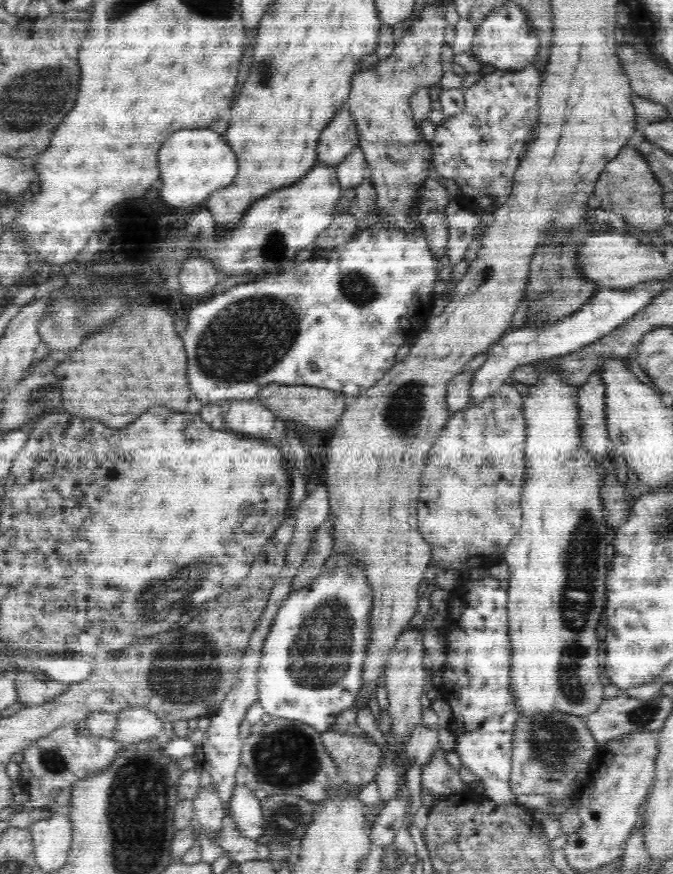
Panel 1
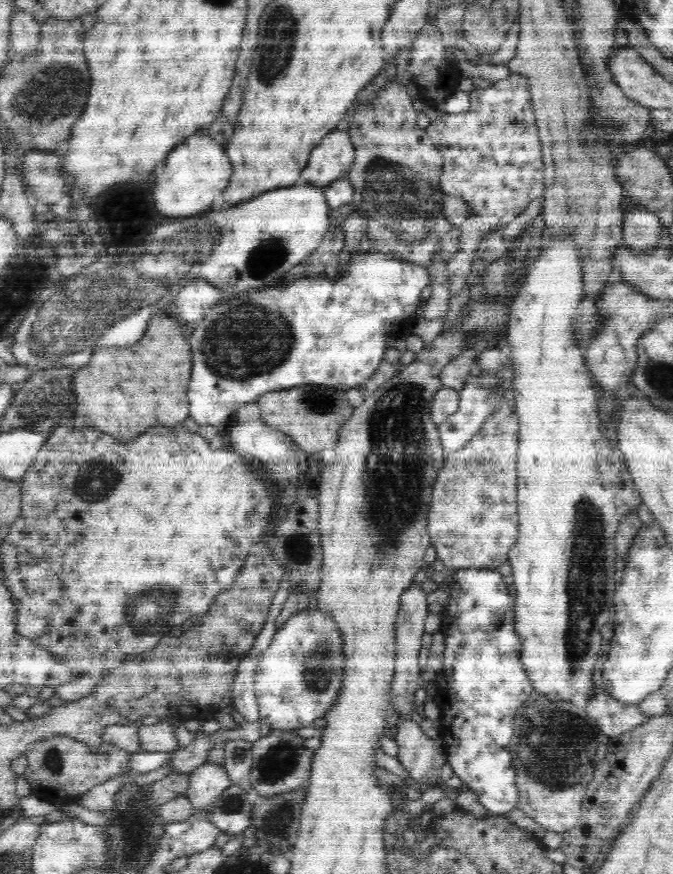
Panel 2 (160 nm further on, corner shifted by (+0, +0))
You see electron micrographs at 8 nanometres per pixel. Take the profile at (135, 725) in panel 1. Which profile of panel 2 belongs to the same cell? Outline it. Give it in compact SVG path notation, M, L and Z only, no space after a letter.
M170 723L141 725L137 730L143 751L170 753L180 749L178 738L176 738L174 728Z

